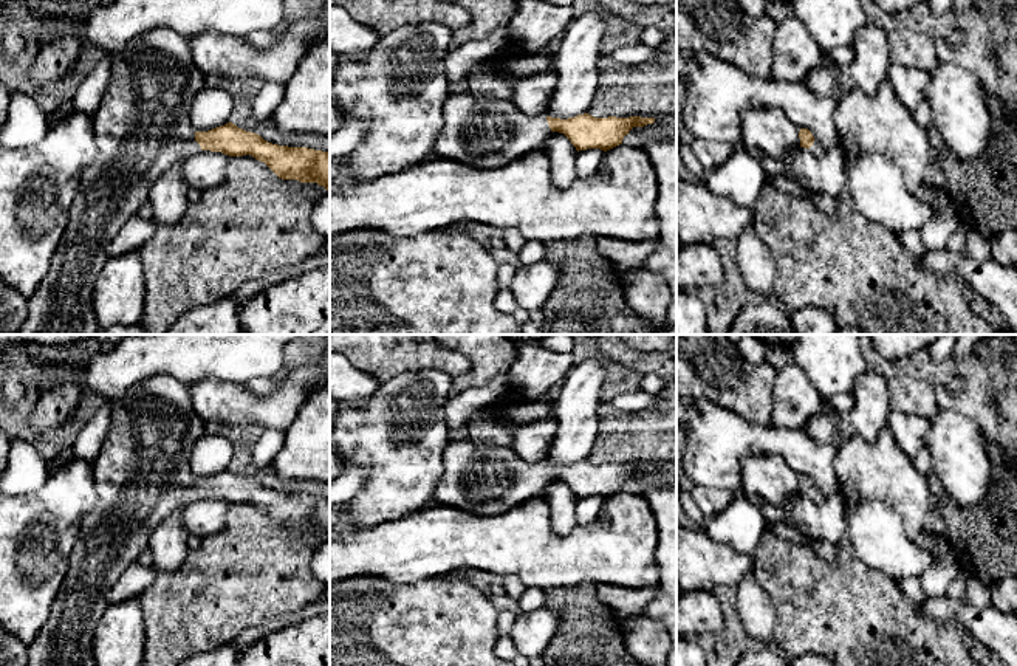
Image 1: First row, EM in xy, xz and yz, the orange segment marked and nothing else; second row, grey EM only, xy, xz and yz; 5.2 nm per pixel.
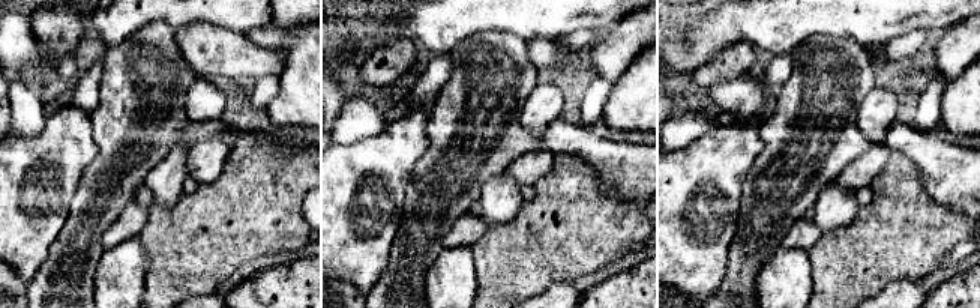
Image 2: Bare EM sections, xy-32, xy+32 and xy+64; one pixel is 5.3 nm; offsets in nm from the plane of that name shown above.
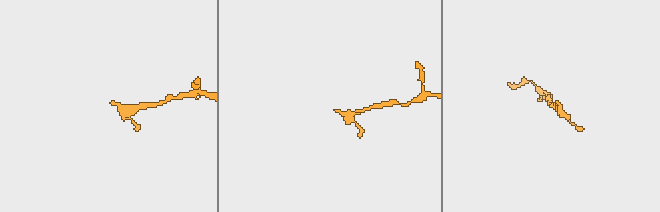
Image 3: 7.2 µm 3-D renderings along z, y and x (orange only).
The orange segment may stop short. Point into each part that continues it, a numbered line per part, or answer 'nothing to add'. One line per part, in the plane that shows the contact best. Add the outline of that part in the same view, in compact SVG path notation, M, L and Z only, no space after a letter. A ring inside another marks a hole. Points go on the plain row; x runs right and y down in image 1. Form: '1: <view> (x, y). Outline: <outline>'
1: xy (141, 476). Outline: M156 375L110 403L111 423L91 463L96 506L82 519L68 559L68 572L50 616L26 646L26 666L96 666L93 633L108 607L105 593L146 550L150 533L176 510L201 499L190 472L190 455L206 423L193 410L187 386Z

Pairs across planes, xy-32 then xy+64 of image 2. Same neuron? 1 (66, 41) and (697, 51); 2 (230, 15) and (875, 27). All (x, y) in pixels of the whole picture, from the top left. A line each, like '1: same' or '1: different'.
1: different
2: same

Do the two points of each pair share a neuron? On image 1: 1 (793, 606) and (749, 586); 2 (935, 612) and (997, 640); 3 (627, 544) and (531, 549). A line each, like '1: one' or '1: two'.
1: two
2: one
3: one

